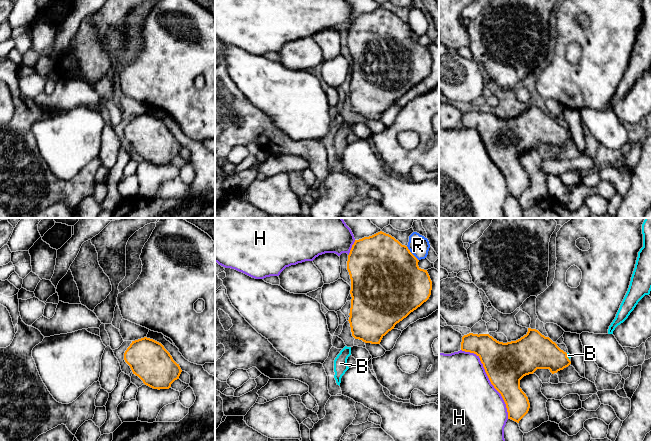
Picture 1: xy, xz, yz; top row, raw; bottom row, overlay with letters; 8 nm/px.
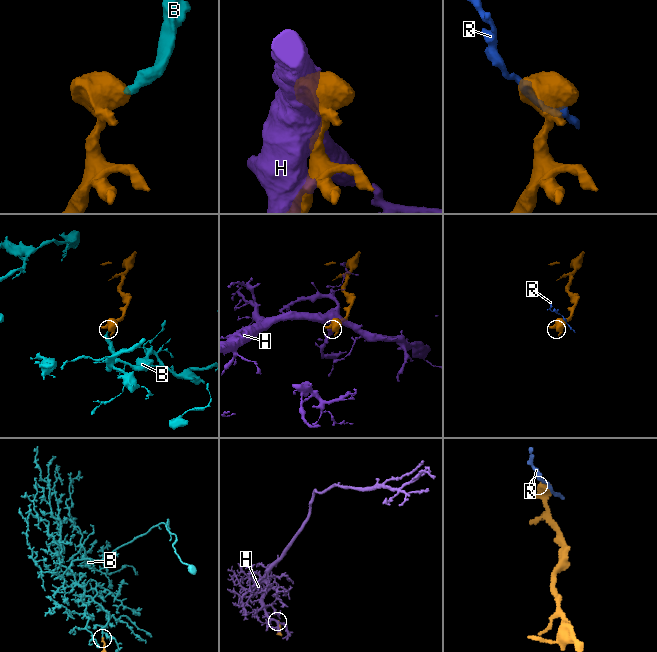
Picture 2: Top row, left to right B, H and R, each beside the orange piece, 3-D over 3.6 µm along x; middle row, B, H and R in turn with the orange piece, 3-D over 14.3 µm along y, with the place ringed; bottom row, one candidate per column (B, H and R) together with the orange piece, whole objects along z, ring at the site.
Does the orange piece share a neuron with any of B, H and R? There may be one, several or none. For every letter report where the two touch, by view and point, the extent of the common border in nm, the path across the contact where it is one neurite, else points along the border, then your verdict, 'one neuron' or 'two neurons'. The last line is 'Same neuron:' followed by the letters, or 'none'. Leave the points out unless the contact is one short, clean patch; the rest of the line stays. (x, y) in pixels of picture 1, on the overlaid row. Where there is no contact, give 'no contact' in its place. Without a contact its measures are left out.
B: meets orange in yz at (566, 356); contact 50 nm long; runs through yz (536, 351), (549, 356), (566, 356), (568, 355); one neuron
H: meets orange in yz at (489, 379); contact 700 nm long; two neurons
R: meets orange in xz at (411, 253); contact 160 nm long; border along xz (406, 246), (418, 260); two neurons
Same neuron: B

